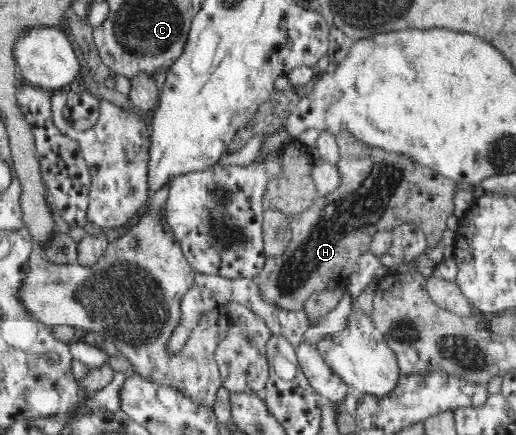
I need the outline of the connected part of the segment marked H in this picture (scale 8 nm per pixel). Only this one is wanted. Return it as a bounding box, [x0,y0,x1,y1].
[255,134,460,311]

